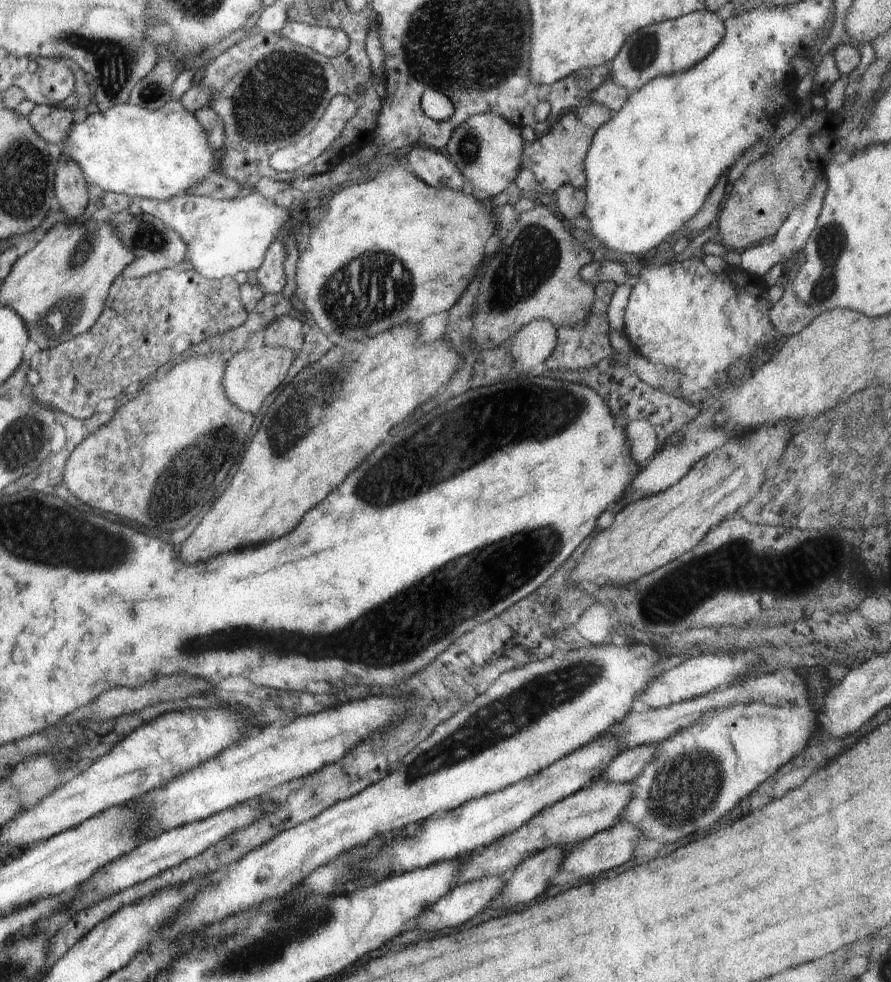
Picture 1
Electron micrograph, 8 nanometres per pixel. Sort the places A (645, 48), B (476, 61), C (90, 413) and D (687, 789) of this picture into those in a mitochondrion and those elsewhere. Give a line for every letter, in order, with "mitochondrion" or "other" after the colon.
A: mitochondrion
B: mitochondrion
C: other
D: mitochondrion

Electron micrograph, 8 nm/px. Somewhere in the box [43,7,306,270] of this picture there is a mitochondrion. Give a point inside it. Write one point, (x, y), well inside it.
(116, 62)

